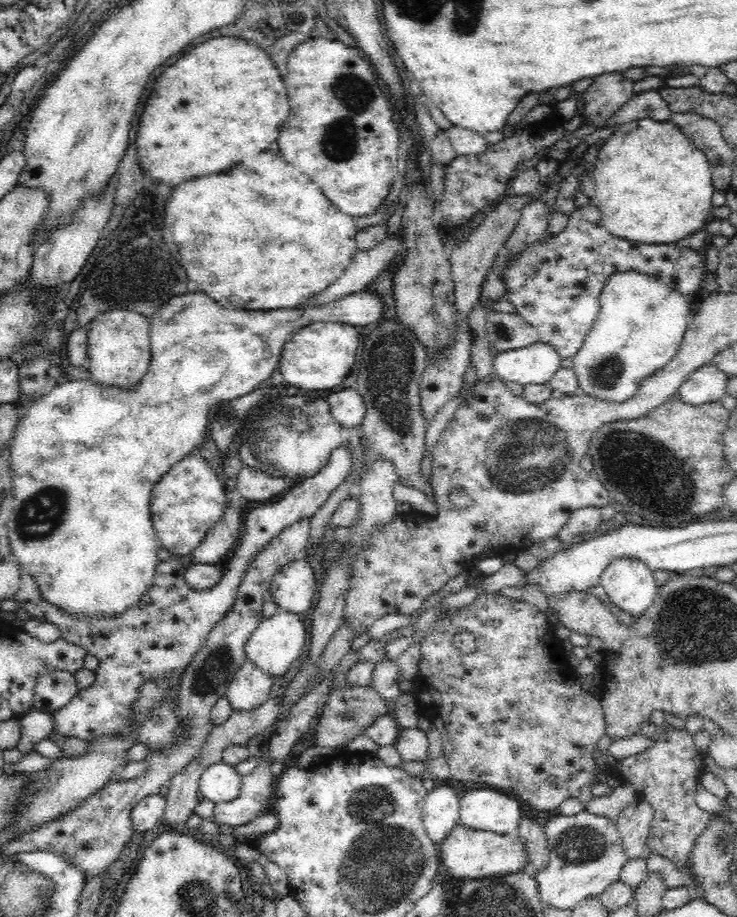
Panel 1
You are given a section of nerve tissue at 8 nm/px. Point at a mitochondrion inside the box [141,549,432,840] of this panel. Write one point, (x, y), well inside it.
(210, 677)

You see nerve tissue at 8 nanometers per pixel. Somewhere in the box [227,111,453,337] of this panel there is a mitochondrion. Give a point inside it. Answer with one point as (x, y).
(337, 143)

